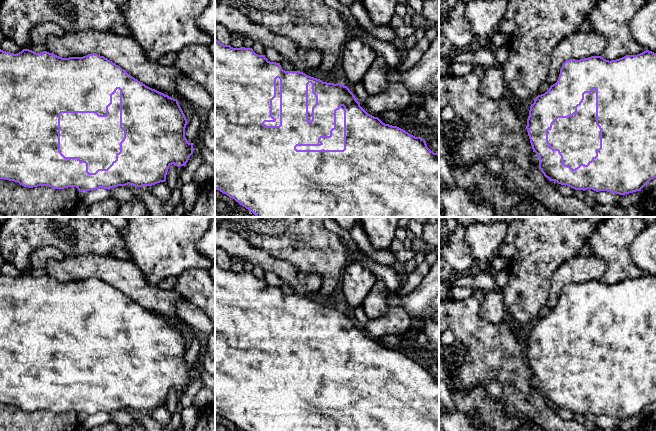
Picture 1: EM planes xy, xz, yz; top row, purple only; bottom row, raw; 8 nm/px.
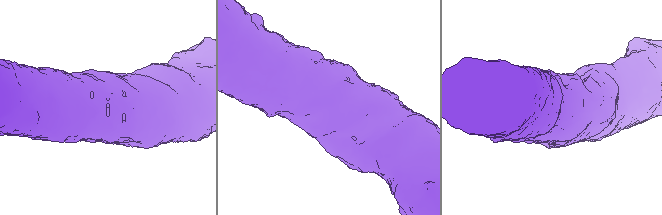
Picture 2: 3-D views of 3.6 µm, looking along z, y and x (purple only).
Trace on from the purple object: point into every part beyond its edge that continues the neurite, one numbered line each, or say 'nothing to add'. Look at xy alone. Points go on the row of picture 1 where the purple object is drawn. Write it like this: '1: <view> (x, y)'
1: xy (96, 140)

